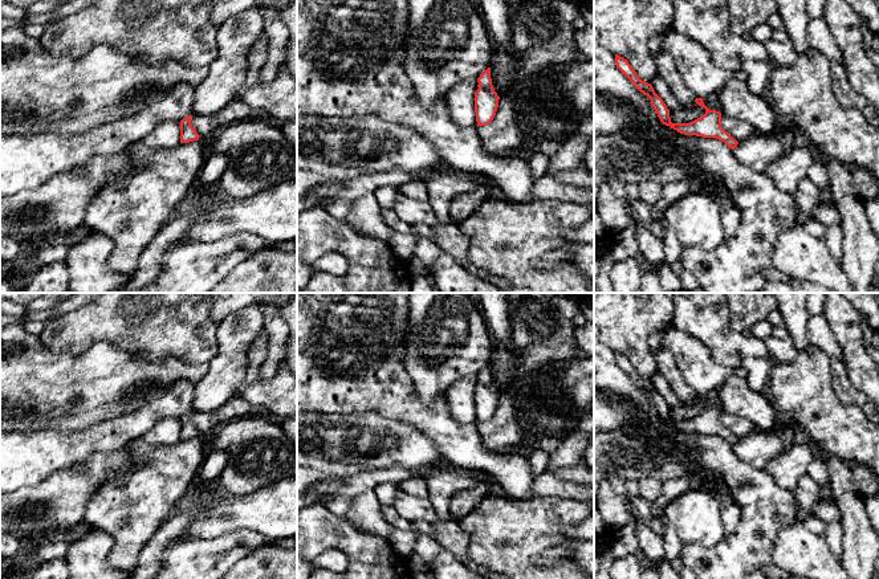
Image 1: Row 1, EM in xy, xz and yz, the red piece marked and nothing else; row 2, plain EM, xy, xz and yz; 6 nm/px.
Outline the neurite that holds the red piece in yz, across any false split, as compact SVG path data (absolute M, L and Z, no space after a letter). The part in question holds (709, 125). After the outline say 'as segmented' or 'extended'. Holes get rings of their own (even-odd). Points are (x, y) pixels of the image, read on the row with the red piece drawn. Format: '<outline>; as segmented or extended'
M615 54L616 68L635 85L635 87L651 99L651 105L656 111L660 122L684 135L696 135L703 138L716 138L724 142L729 148L734 150L738 142L731 136L721 127L721 113L709 110L703 98L696 98L695 102L705 109L705 114L689 123L672 123L670 118L670 110L663 99L655 93L651 83L647 83L639 78L636 72L631 68L627 60Z; as segmented

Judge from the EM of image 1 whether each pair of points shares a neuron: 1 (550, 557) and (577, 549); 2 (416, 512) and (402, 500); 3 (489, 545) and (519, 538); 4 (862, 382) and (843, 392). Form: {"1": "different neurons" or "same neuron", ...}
{"1": "same neuron", "2": "same neuron", "3": "same neuron", "4": "different neurons"}

